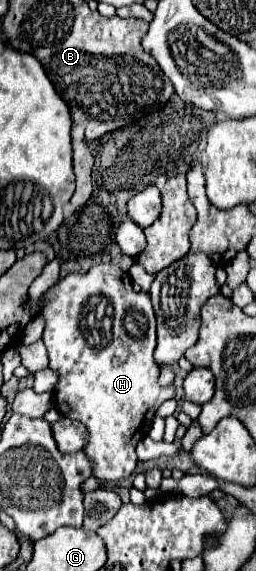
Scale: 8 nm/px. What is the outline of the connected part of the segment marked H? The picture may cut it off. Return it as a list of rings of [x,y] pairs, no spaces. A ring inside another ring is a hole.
[[[97,264],[87,274],[67,274],[61,278],[55,286],[51,286],[43,294],[43,308],[39,312],[45,318],[45,330],[43,330],[43,342],[49,352],[49,366],[57,368],[59,372],[59,384],[55,388],[55,406],[59,412],[71,420],[79,420],[89,430],[89,444],[85,446],[85,452],[95,462],[95,476],[101,480],[125,480],[133,474],[137,466],[137,454],[135,446],[139,440],[143,440],[149,432],[149,426],[153,422],[153,416],[157,408],[175,396],[175,388],[167,386],[161,388],[159,378],[159,366],[153,360],[155,350],[155,314],[151,306],[151,298],[147,292],[135,292],[129,274],[121,270],[117,264]],[[91,294],[105,294],[109,302],[113,304],[113,340],[103,350],[95,350],[87,346],[87,342],[81,336],[79,330],[79,312],[81,306],[91,298]]]

